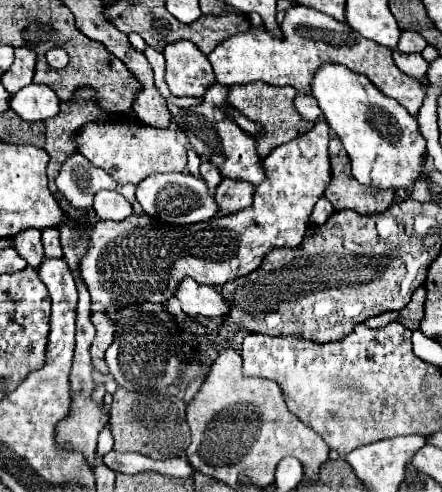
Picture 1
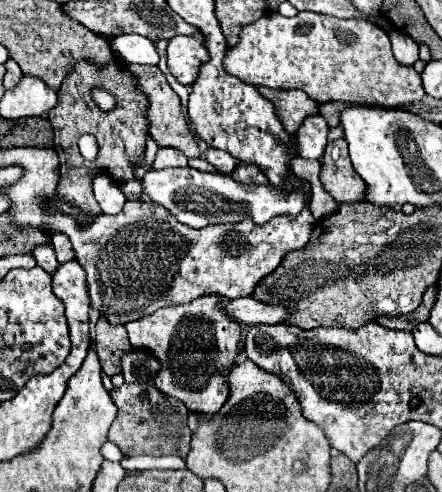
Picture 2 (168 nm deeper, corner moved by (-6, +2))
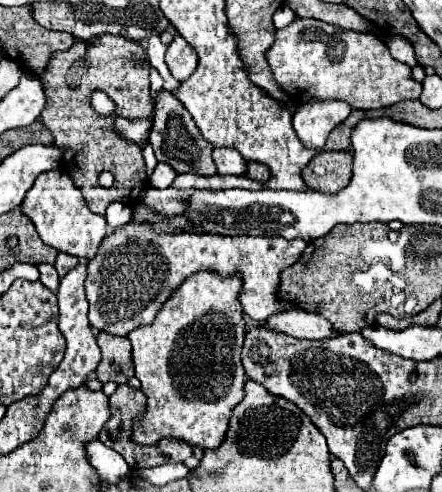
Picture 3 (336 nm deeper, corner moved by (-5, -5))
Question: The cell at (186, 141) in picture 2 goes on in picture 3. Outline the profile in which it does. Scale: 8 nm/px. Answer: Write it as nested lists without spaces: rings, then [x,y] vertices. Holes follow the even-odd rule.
[[[165,89],[159,91],[159,95],[155,97],[155,121],[153,121],[149,143],[155,151],[157,161],[169,163],[177,173],[201,173],[201,175],[217,173],[215,163],[211,159],[213,145],[203,139],[203,135],[199,133],[193,117],[183,107],[183,103]]]

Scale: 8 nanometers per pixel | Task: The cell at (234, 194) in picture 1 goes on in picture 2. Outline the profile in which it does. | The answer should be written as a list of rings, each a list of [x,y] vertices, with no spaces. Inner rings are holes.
[[[240,162],[236,166],[236,170],[232,172],[232,178],[238,180],[238,182],[244,182],[244,184],[268,184],[264,172],[256,166],[256,164],[246,164],[246,162]]]

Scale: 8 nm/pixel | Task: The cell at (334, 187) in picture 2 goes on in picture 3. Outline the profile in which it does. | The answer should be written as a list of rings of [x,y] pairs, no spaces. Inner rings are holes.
[[[321,151],[309,161],[301,175],[309,189],[335,195],[343,191],[351,179],[351,153]]]

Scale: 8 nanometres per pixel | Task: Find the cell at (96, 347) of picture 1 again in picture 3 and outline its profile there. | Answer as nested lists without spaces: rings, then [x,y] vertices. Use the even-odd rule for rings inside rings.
[[[109,333],[97,335],[97,345],[101,347],[101,361],[97,367],[97,379],[101,383],[115,381],[127,383],[133,377],[133,359],[131,359],[131,343],[127,337],[115,337]]]

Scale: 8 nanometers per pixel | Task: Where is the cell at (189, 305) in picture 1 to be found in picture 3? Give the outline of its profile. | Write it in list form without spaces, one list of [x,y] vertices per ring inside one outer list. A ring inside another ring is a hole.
[[[303,309],[275,313],[265,321],[265,325],[277,333],[287,333],[297,339],[325,339],[335,335],[327,319],[315,313],[307,313]]]

